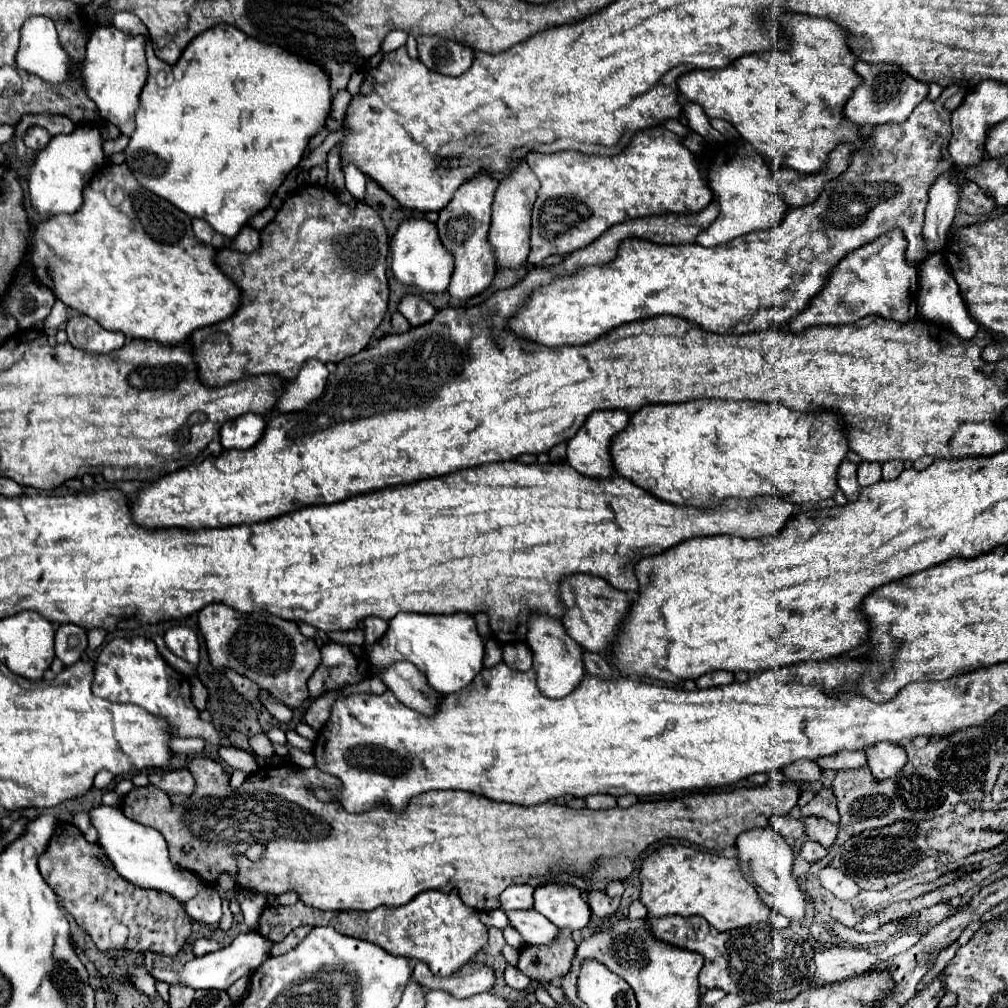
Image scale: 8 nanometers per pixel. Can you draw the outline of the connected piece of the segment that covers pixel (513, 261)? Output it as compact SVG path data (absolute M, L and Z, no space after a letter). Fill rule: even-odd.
M520 164L520 168L516 168L516 176L508 176L508 180L504 180L504 184L500 184L496 190L488 242L492 246L498 268L518 270L530 254L530 214L536 198L536 188L538 184L530 168L526 164Z

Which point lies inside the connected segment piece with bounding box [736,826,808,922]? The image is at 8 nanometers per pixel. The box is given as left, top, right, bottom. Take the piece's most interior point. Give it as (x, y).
(771, 859)

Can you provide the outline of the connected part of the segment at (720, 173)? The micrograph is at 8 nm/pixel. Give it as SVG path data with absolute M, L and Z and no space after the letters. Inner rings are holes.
M746 140L730 142L718 152L710 166L710 184L716 196L716 204L720 204L720 214L706 230L696 236L696 242L702 246L718 246L748 232L768 230L776 226L788 210L776 180L772 180L772 172L766 160Z

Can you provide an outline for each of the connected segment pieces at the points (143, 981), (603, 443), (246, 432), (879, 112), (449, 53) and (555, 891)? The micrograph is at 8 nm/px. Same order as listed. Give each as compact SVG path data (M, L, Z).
M130 968L128 974L130 974L134 986L136 986L142 994L146 994L146 996L156 996L156 980L154 980L144 968Z
M600 410L588 416L584 428L568 442L568 464L588 478L610 478L614 474L614 464L610 456L612 438L622 432L630 422L630 416L624 410Z
M244 414L236 420L230 420L220 430L222 446L236 448L236 450L252 448L260 440L264 426L266 426L266 420L258 414Z
M858 62L856 72L864 78L864 84L856 88L852 98L844 106L846 118L850 118L856 124L884 124L884 122L904 122L912 110L926 98L928 84L920 82L904 72L900 68L892 68L888 64L866 64Z
M418 36L418 54L420 60L434 72L446 76L460 76L472 64L474 50L462 46L462 42L448 40L444 36Z
M556 884L536 888L534 910L558 928L582 930L590 922L590 908L576 888L556 888Z

